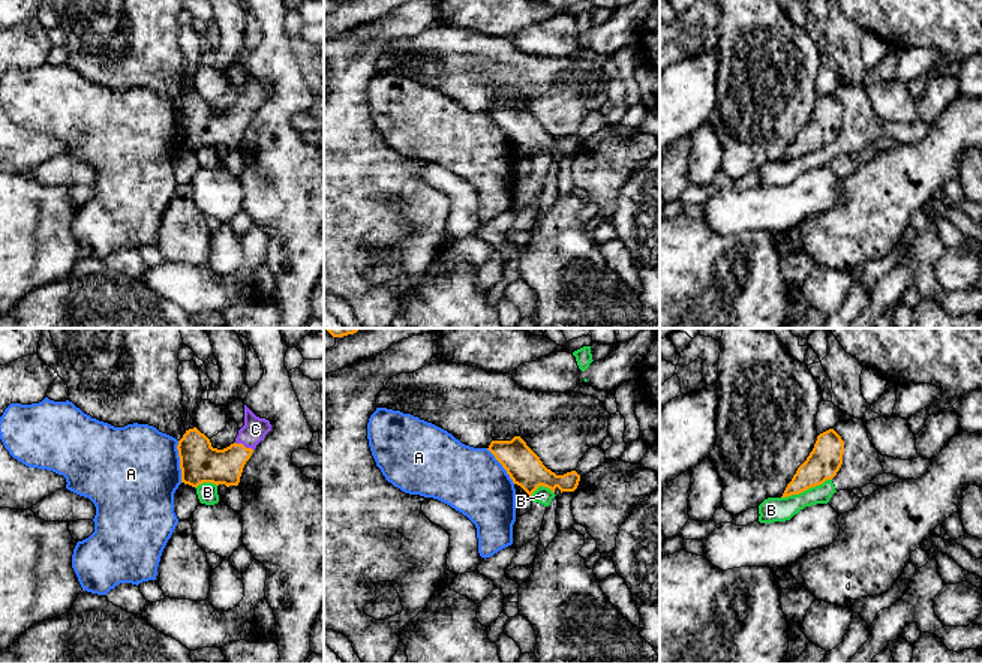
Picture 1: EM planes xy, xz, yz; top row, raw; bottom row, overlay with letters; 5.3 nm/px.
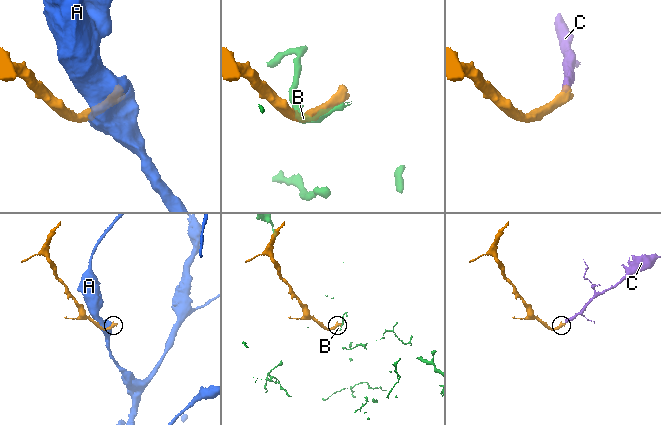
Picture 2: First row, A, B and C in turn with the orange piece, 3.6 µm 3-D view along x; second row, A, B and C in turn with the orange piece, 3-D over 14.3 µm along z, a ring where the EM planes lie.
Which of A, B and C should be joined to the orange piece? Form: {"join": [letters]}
{"join": ["C"]}

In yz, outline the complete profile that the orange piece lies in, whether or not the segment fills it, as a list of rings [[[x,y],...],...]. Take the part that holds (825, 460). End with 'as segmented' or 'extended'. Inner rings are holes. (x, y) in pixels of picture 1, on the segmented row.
[[[829,429],[817,436],[813,451],[798,468],[781,498],[799,495],[832,480],[843,465],[844,441]]]; as segmented

